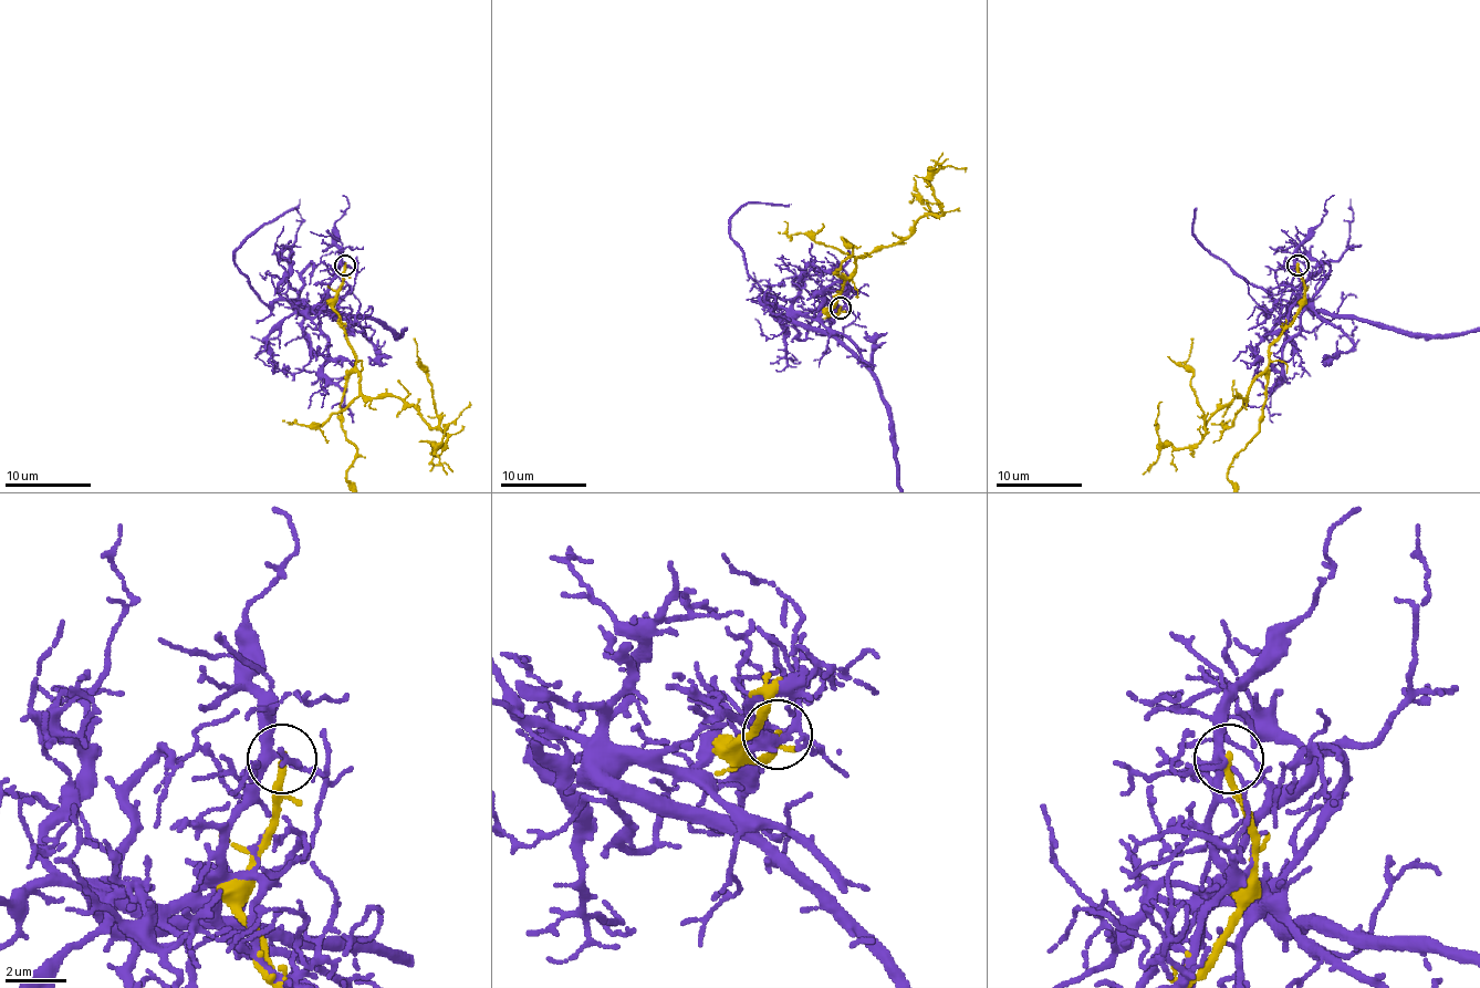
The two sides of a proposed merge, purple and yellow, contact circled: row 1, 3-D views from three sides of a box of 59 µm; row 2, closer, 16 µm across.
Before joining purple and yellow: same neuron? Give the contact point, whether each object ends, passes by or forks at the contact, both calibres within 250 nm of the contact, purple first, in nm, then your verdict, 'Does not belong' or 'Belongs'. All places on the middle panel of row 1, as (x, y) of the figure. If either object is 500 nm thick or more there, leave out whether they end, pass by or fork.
Place: (840, 308). At the ring purple forks. At the ring yellow ends. Thickness 240 nm (purple) against 240 nm. Does not belong

